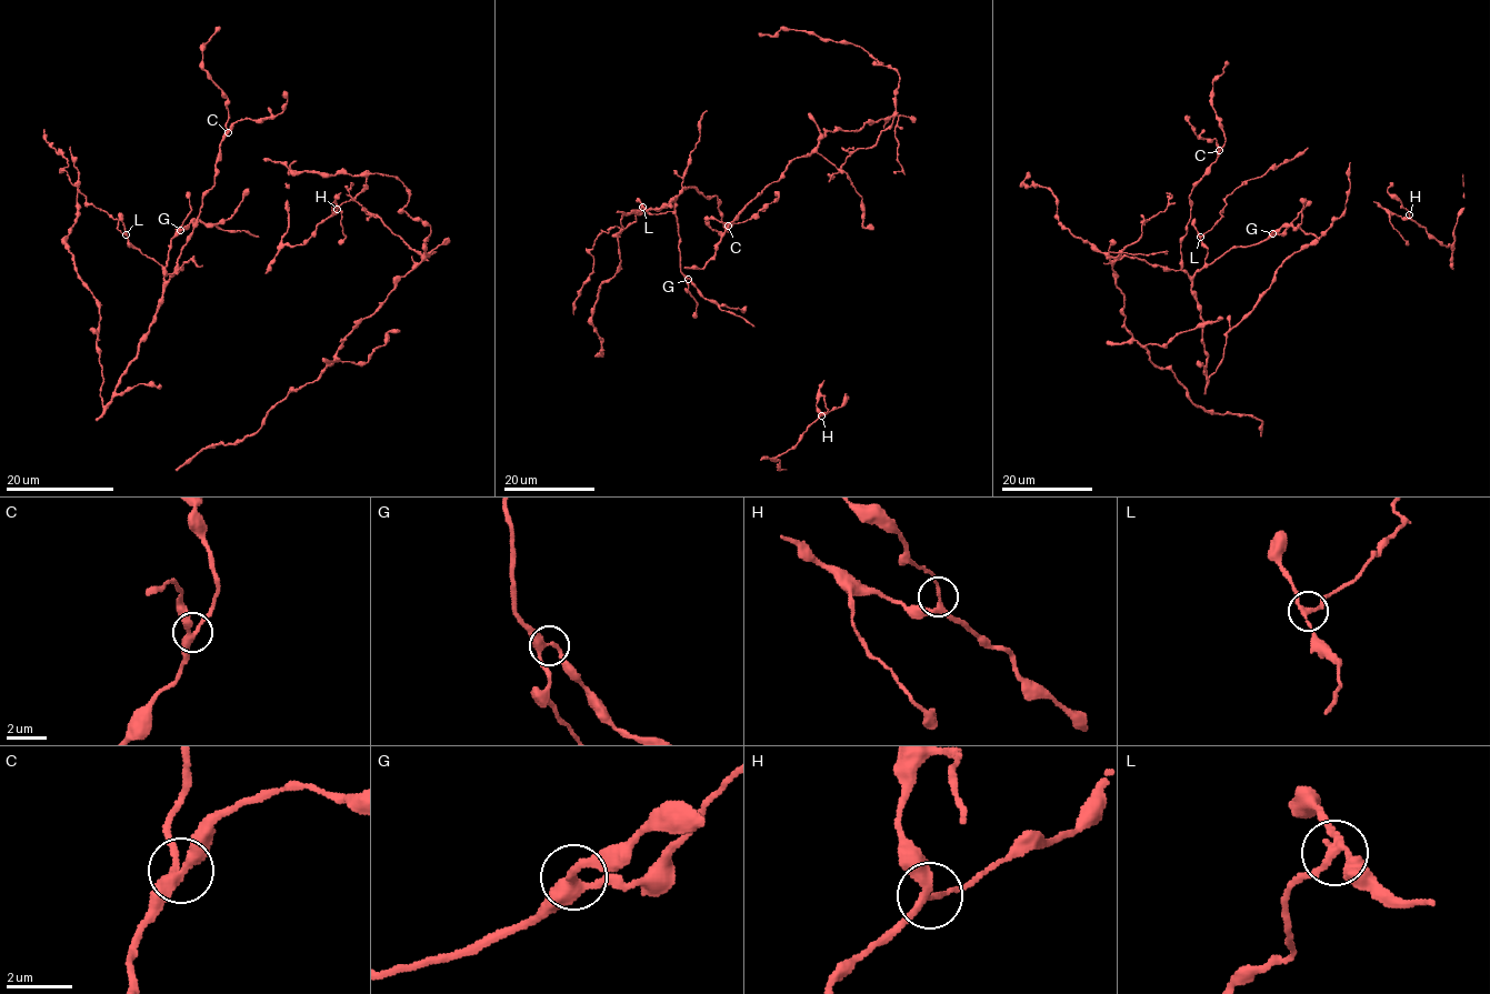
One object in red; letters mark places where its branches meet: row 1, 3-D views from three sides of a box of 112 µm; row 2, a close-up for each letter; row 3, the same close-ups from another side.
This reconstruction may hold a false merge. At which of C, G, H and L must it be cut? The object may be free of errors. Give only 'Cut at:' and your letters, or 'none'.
Cut at: L

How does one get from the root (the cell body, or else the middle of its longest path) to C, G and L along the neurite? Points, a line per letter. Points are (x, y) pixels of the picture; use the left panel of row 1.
C: (149, 384), (116, 391), (153, 318), (162, 284), (174, 272), (202, 197), (214, 184), (217, 154), (228, 132)
G: (149, 384), (116, 391), (162, 297), (168, 247), (180, 230)
L: (149, 384), (116, 391), (162, 297), (162, 267), (141, 253), (124, 234)

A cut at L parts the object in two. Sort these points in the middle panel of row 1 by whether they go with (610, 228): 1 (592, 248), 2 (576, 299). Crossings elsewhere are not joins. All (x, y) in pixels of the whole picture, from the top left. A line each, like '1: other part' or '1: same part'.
1: same part
2: same part

